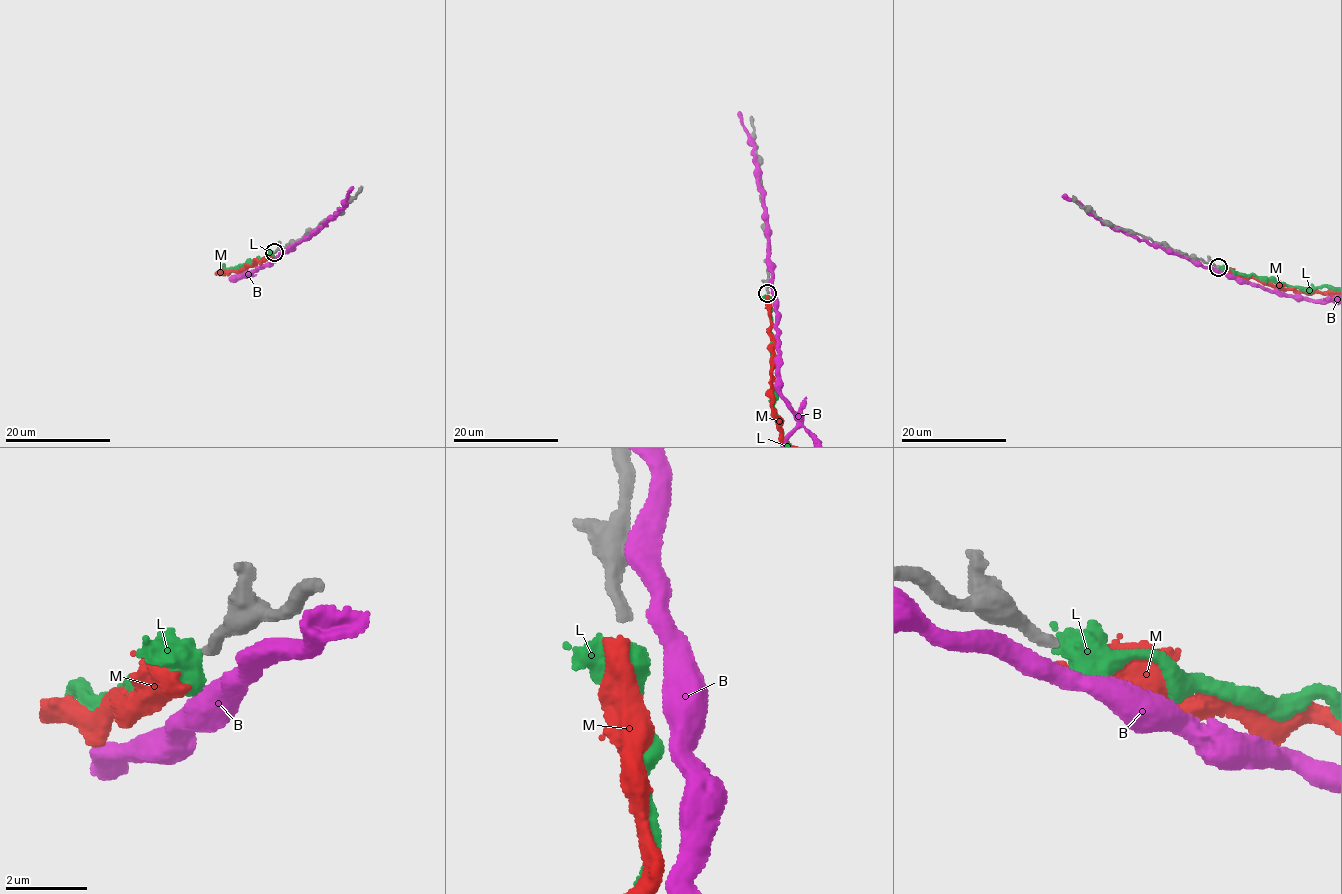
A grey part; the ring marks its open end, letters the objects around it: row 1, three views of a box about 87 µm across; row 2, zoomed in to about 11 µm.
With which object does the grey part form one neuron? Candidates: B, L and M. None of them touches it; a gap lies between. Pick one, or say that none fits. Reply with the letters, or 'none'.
L

